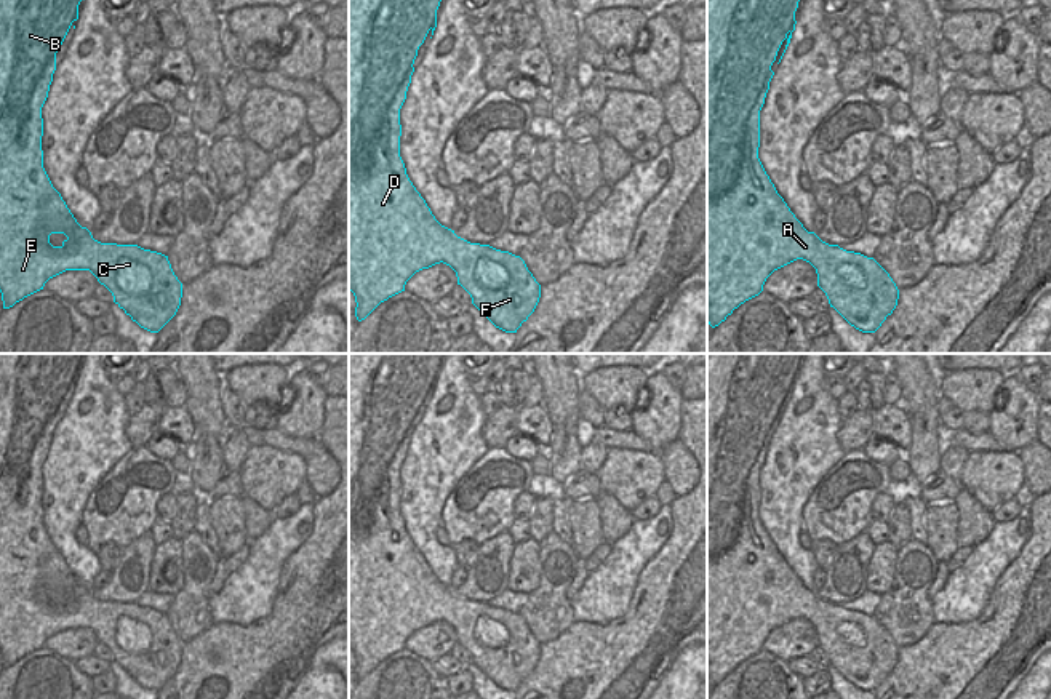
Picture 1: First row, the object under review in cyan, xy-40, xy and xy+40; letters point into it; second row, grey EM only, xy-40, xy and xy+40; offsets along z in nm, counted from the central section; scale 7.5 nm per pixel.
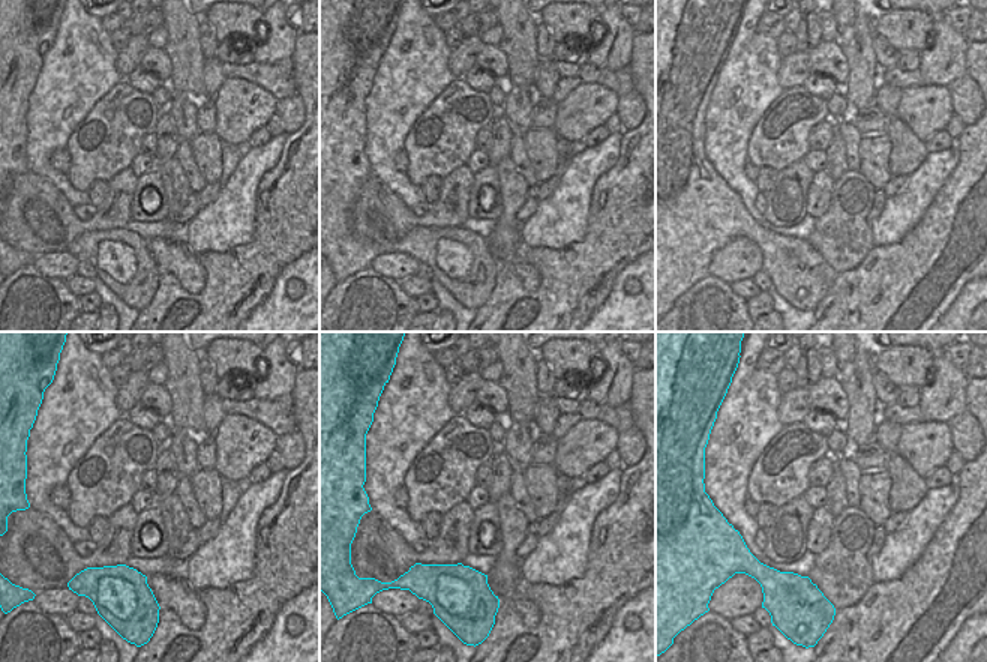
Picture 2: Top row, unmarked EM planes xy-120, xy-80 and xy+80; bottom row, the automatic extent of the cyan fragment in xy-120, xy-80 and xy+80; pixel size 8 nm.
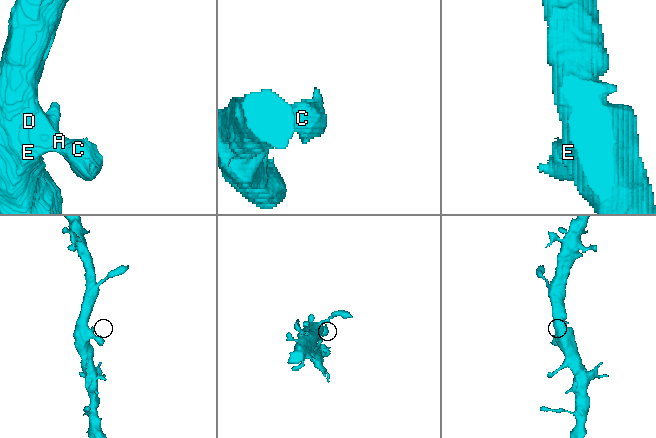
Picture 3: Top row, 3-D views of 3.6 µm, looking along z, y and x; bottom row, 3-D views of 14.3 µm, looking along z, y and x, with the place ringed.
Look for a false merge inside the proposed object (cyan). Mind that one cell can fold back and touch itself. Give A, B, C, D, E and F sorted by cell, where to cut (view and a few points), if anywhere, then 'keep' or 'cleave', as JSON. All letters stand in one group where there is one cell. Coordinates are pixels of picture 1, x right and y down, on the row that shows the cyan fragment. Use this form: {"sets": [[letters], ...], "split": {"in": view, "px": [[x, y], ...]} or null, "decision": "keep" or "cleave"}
{"sets": [["A", "B", "C", "D", "E", "F"]], "split": null, "decision": "keep"}

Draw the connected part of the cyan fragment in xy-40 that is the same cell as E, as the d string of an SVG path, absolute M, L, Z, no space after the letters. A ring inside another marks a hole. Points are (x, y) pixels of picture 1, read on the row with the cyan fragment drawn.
M0 0L0 293L3 301L3 309L13 307L16 302L24 298L43 290L45 283L66 272L66 270L90 270L101 285L104 285L114 296L114 302L125 310L141 328L158 333L178 312L182 298L182 283L174 275L168 256L144 250L138 245L117 245L117 243L101 243L93 238L91 232L86 227L82 227L61 194L53 187L45 168L43 168L43 150L42 150L42 136L43 136L43 118L42 107L48 98L50 85L53 82L53 74L56 70L56 53L62 45L72 24L78 19L78 5L82 0ZM51 234L64 234L67 238L61 246L53 246L50 243Z

